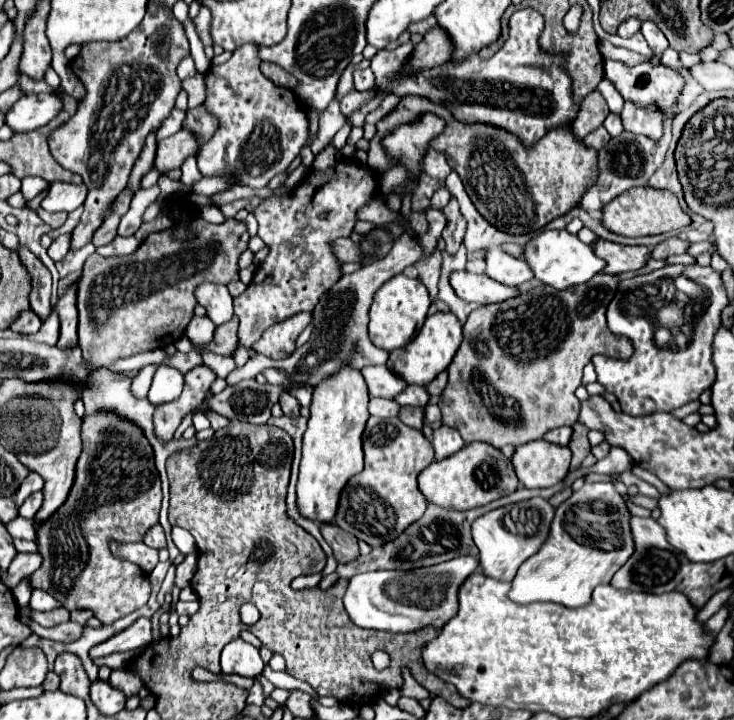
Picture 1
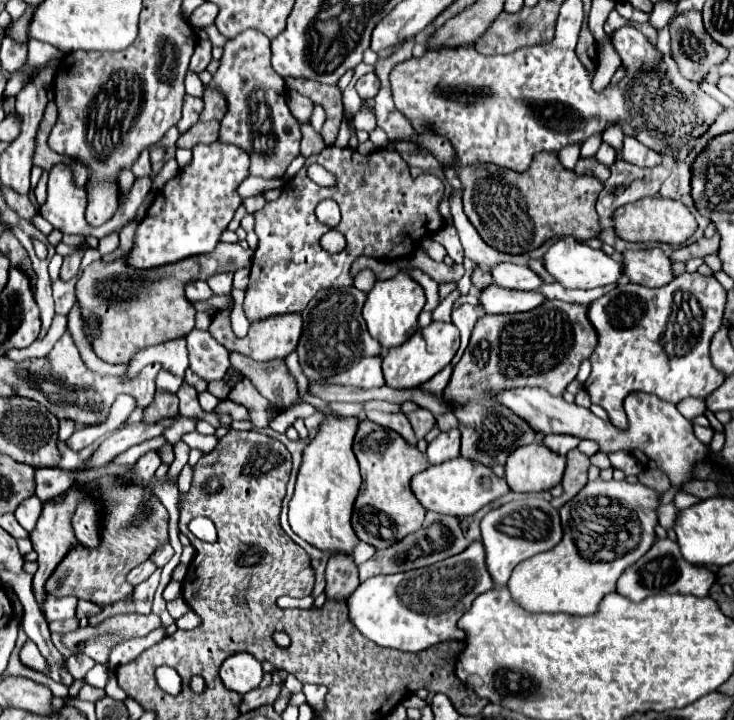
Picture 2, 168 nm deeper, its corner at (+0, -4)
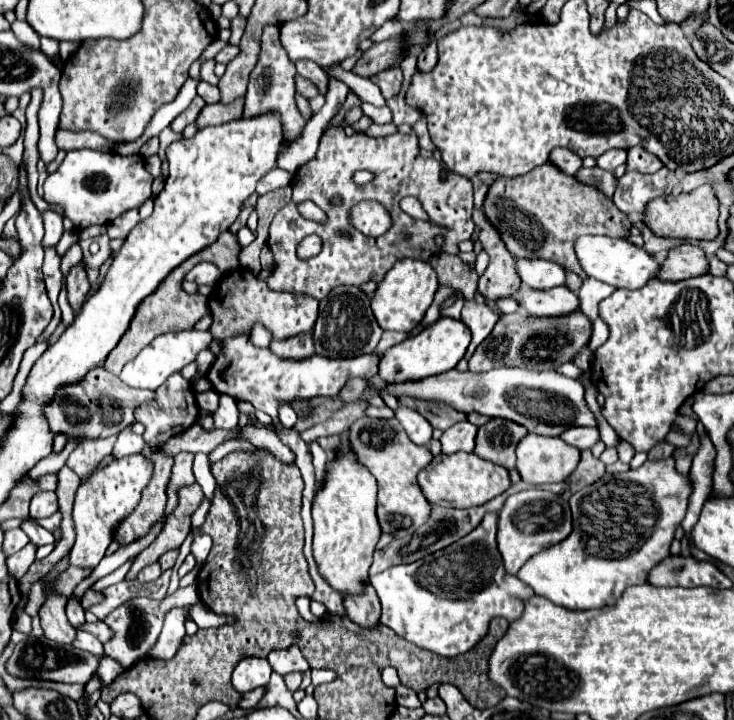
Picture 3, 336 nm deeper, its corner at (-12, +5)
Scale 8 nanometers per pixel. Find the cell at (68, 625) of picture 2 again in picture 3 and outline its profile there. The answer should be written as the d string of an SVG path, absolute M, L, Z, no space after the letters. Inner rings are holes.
M84 622L84 624L80 626L80 630L86 630L86 632L94 634L100 642L106 642L106 640L110 640L110 638L112 638L112 630L108 630L104 622L94 622L94 624Z

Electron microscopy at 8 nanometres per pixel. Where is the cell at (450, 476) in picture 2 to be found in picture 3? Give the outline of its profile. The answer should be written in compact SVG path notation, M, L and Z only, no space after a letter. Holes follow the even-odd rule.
M456 452L456 454L434 456L434 460L418 474L418 484L430 504L450 506L450 508L468 508L468 506L486 504L488 500L506 492L510 488L510 476L506 468L492 464L488 460L482 460L476 454Z

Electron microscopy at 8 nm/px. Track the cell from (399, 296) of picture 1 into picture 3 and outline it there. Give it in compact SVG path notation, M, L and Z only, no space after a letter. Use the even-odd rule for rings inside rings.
M400 260L394 268L384 276L372 296L372 312L382 326L382 330L410 332L416 324L422 322L426 310L434 300L434 292L438 288L436 270L422 260Z

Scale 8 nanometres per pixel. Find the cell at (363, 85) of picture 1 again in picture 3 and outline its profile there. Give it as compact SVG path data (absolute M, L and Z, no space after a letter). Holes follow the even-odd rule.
M390 66L374 76L370 76L370 80L382 90L382 96L388 100L392 96L396 96L400 92L400 84L402 84L402 74L398 66Z

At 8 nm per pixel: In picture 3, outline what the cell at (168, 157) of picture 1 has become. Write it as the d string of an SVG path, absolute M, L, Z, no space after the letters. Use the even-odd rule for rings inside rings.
M244 98L234 100L232 104L204 106L198 120L196 120L196 126L198 126L198 130L202 130L202 128L212 126L212 124L226 124L226 122L238 120L242 116L242 108L244 108Z

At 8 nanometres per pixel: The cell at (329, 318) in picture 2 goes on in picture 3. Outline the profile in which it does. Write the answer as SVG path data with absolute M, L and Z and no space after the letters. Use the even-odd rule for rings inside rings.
M338 286L324 300L320 300L320 312L318 320L314 324L312 340L314 350L318 356L326 358L354 358L368 352L374 352L378 346L378 340L382 336L382 328L378 326L372 308L370 298L362 292L358 286Z

